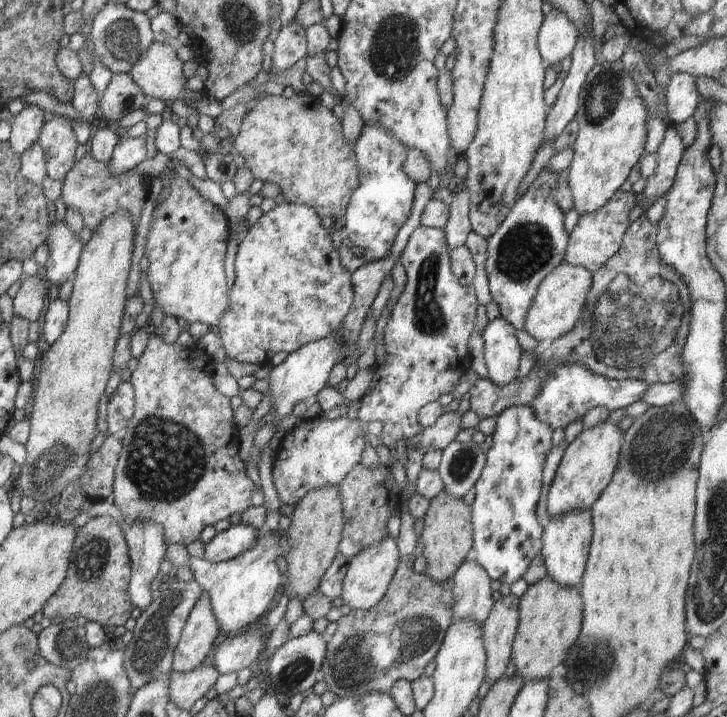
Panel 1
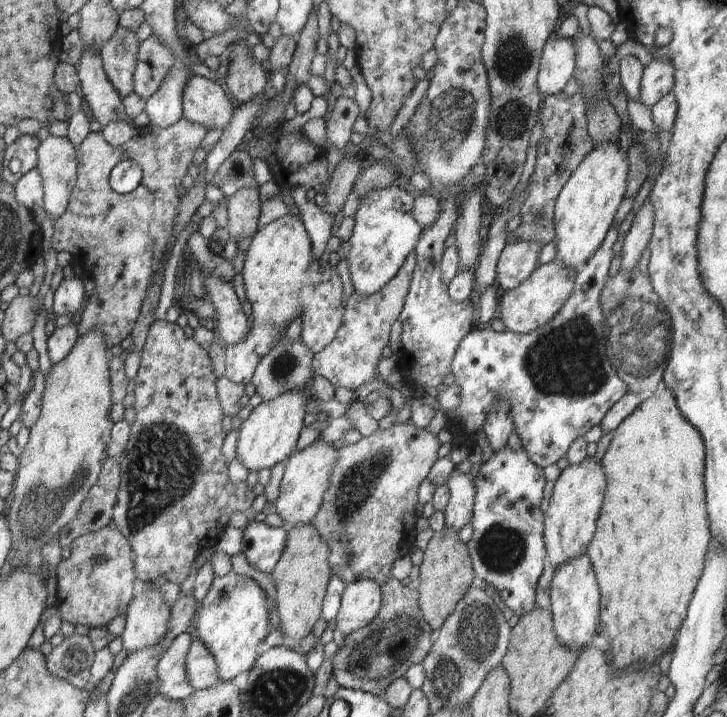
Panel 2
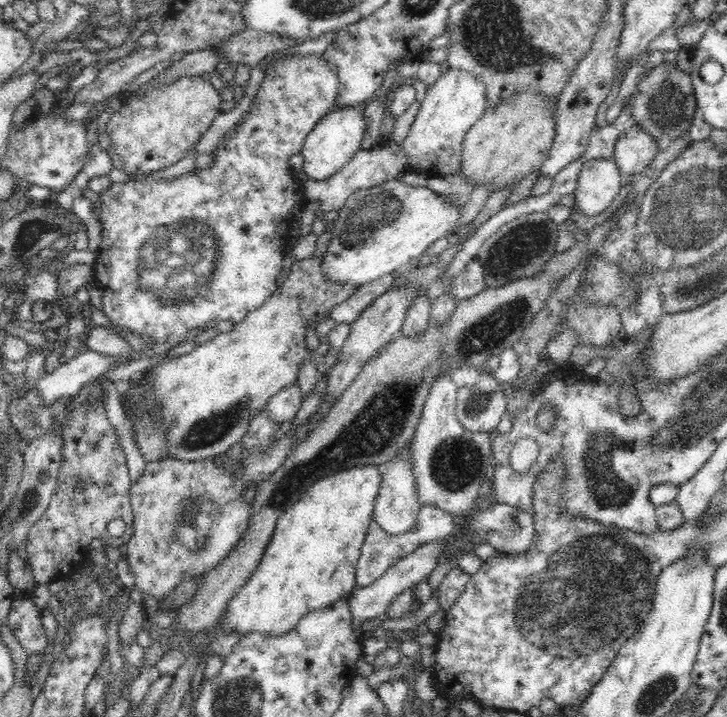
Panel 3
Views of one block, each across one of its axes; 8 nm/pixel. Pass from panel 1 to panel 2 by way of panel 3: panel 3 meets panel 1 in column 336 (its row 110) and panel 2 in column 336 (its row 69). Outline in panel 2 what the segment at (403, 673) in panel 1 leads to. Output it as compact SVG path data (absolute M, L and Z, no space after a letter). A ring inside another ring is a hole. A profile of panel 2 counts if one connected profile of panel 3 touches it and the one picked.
M392 576L382 584L381 594L381 607L376 618L368 626L348 634L331 658L331 675L341 687L360 689L378 698L384 696L390 684L402 678L408 668L420 664L428 656L435 637L420 612L414 585L405 587Z

